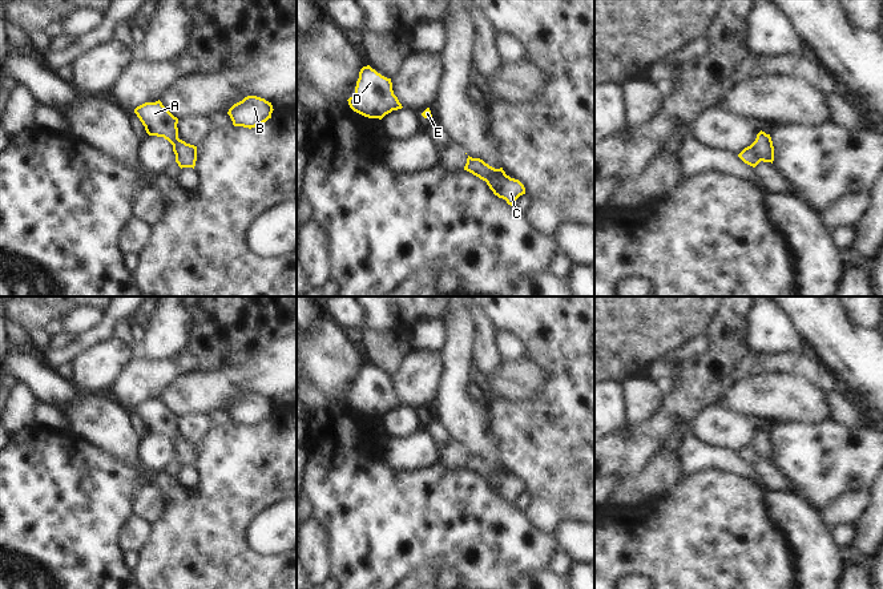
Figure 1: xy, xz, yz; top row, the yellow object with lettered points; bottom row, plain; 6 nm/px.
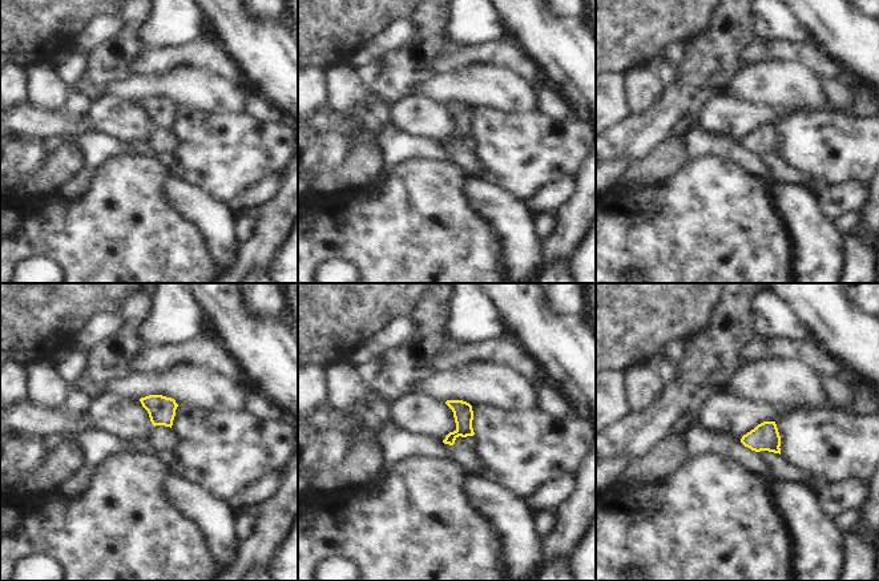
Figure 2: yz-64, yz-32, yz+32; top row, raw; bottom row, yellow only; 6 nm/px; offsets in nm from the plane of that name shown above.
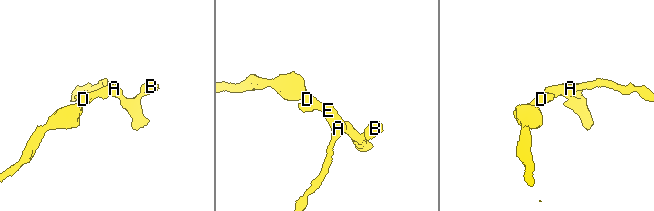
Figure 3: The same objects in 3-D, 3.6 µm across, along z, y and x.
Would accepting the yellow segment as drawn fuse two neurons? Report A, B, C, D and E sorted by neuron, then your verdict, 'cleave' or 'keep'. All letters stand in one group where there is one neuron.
A B C D E | keep

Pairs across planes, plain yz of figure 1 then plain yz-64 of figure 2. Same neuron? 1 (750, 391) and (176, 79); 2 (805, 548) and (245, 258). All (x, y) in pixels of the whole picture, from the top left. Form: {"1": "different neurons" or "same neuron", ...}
{"1": "same neuron", "2": "different neurons"}

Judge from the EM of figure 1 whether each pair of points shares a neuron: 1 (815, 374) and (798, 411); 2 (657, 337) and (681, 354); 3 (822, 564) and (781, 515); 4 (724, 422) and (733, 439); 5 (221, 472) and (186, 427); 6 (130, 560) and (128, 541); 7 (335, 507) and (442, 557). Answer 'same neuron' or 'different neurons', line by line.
1: different neurons
2: different neurons
3: same neuron
4: same neuron
5: different neurons
6: different neurons
7: same neuron

